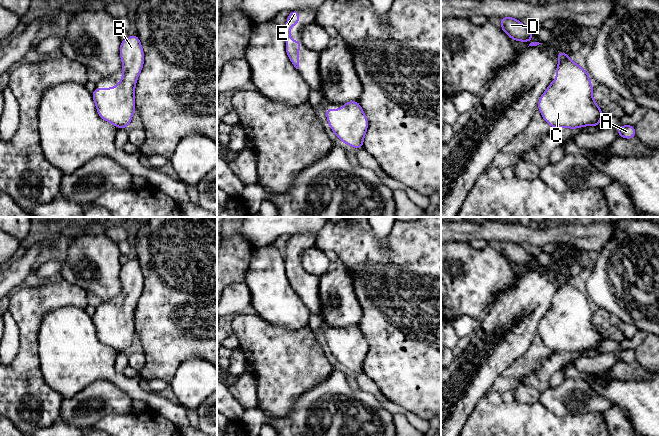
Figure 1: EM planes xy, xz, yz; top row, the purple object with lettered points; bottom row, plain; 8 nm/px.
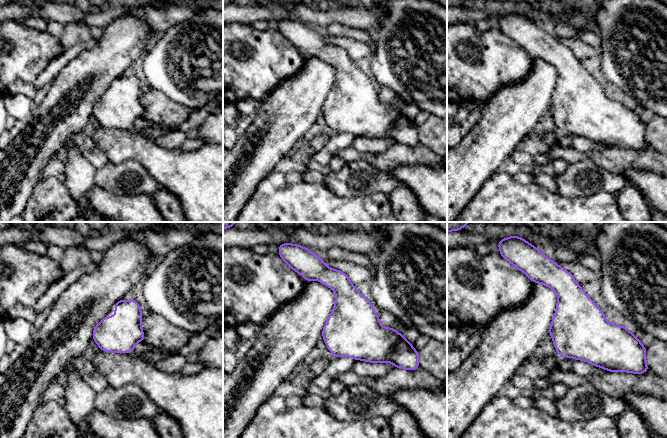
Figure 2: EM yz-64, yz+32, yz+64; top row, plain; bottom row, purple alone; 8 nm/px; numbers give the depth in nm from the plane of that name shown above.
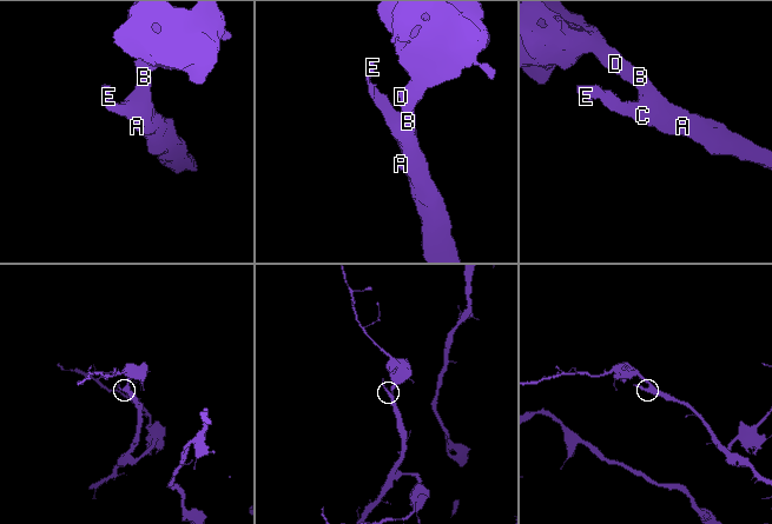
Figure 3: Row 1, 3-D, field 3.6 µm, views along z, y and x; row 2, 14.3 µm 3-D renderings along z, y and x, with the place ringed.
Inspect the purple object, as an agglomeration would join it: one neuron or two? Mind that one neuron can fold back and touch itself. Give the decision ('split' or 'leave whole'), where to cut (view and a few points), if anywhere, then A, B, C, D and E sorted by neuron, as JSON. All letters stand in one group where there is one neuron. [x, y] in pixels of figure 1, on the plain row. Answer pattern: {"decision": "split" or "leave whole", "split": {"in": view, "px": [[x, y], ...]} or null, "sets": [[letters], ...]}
{"decision": "leave whole", "split": null, "sets": [["A", "B", "C", "D", "E"]]}

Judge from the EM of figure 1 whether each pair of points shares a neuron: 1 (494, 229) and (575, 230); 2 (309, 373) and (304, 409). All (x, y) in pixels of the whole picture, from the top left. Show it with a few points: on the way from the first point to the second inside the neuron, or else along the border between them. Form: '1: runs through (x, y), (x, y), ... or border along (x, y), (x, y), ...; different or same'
1: runs through (514, 232), (522, 234), (555, 234); same
2: border along (327, 377), (303, 392), (296, 399), (292, 408); different

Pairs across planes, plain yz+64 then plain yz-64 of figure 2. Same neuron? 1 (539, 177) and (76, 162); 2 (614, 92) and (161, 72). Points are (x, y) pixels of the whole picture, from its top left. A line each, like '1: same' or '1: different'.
1: same
2: different

